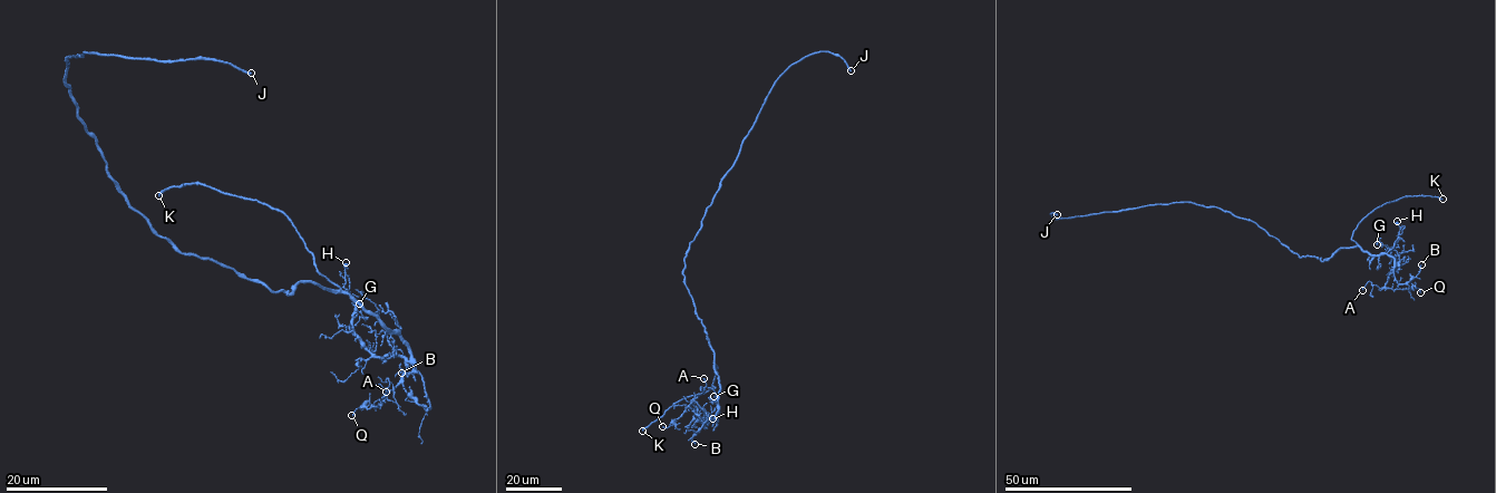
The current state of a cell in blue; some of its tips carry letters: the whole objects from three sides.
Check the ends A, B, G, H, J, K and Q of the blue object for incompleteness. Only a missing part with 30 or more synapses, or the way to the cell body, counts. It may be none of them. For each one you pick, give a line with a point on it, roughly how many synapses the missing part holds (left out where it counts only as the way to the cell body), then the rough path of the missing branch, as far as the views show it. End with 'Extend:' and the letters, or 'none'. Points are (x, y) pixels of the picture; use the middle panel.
J: Place: (851, 70). Roughly 140 synapses. Course of what is missing: (851, 70), (857, 132), (862, 137), (866, 125), (870, 129), (870, 164), (897, 161), (912, 173), (926, 172)
K: Place: (642, 431). Course of what is missing: (642, 431), (617, 448), (629, 440), (634, 424)
Extend: J, K

